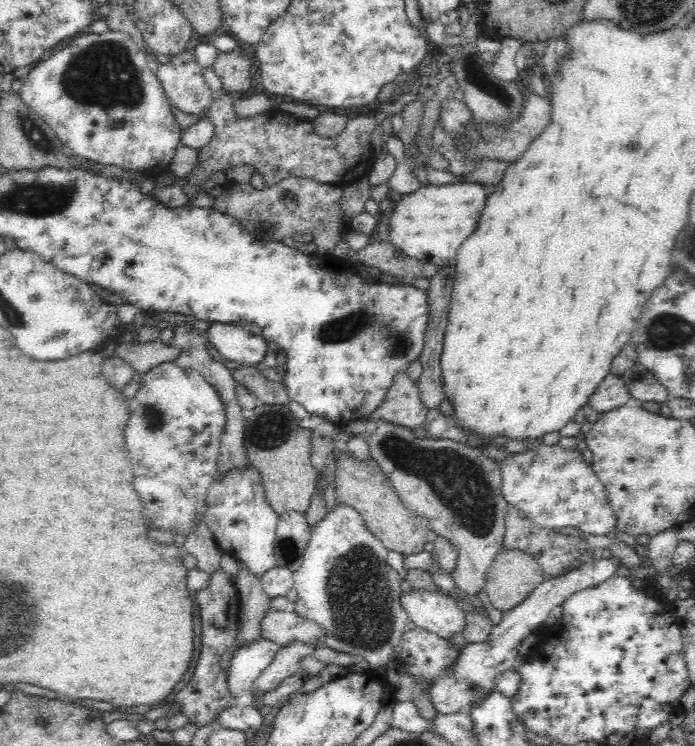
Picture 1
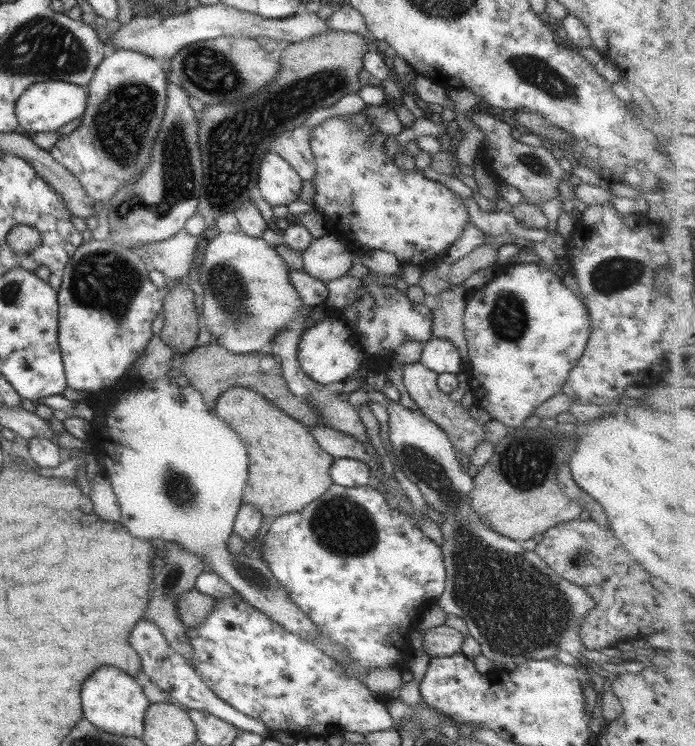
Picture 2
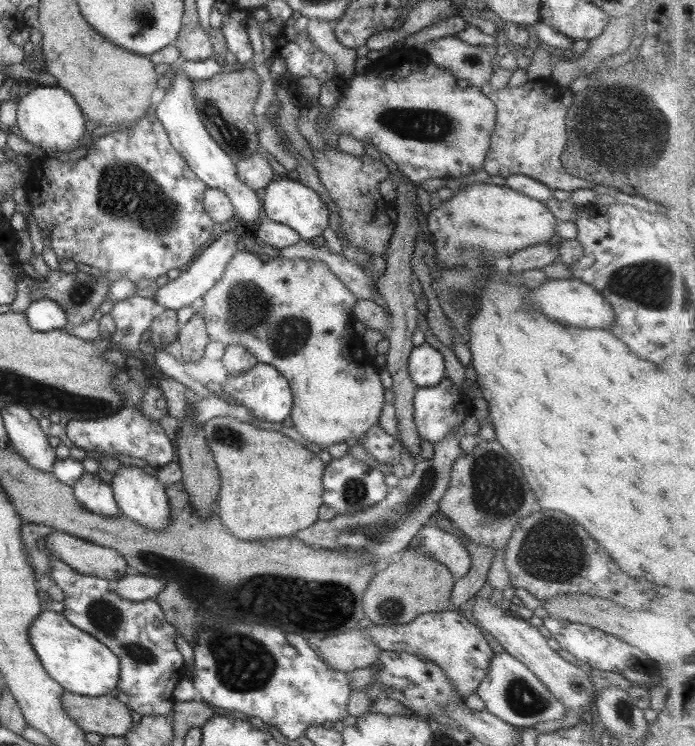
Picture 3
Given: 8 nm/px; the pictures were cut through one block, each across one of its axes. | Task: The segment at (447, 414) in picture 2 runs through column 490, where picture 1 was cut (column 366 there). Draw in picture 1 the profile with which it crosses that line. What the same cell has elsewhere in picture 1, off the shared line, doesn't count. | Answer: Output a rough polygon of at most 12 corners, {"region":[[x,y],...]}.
{"region":[[382,420],[347,429],[458,551],[468,596],[503,548],[501,465]]}

